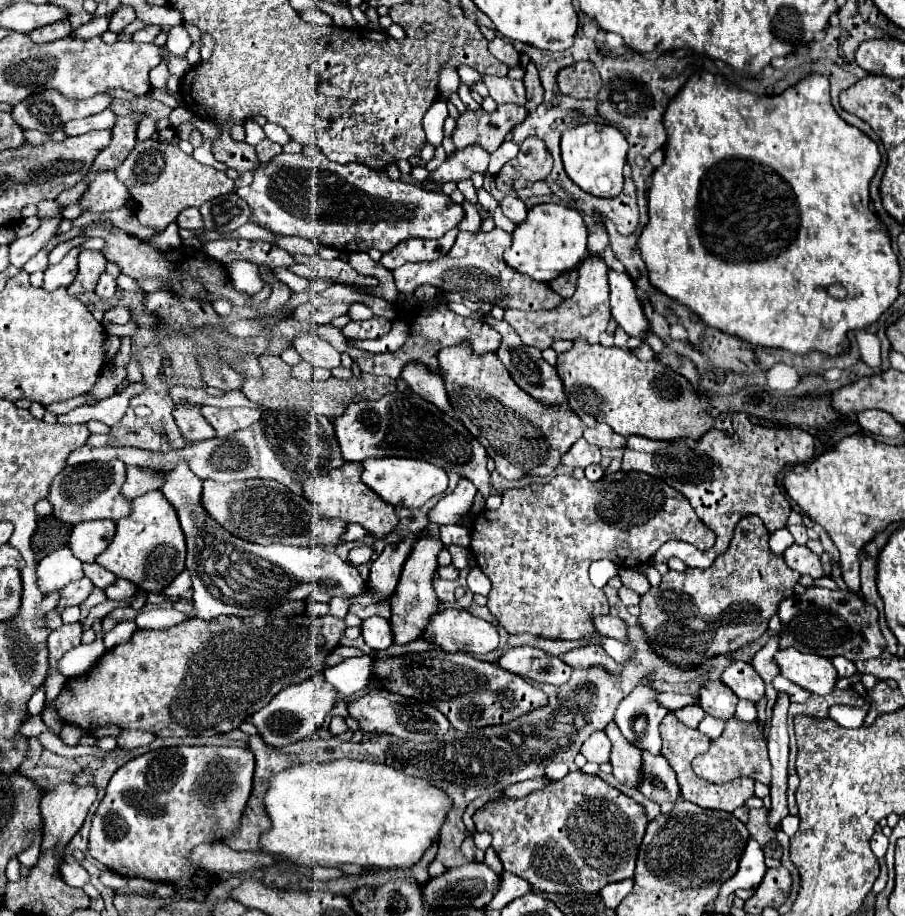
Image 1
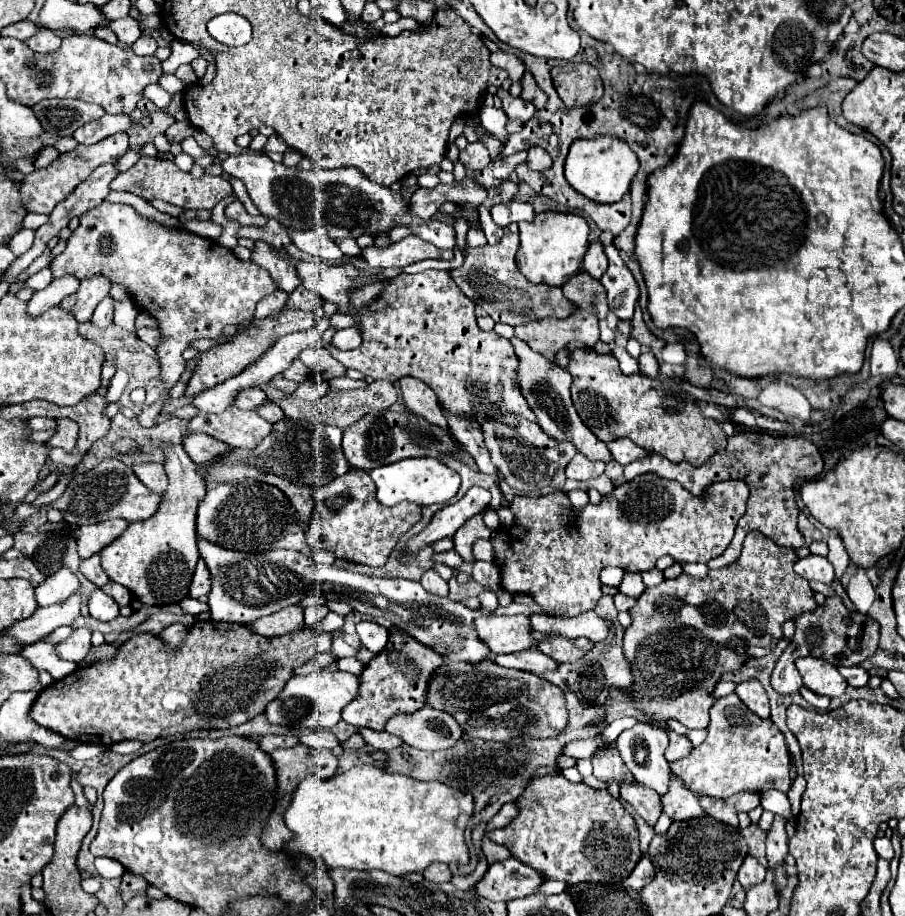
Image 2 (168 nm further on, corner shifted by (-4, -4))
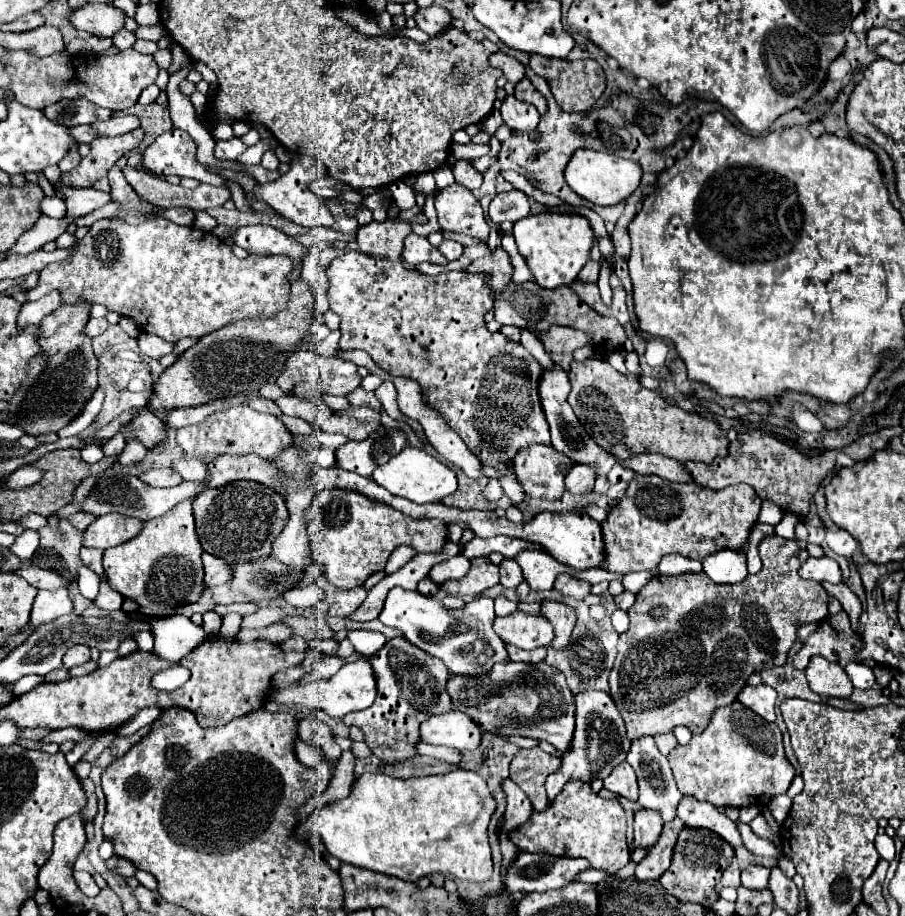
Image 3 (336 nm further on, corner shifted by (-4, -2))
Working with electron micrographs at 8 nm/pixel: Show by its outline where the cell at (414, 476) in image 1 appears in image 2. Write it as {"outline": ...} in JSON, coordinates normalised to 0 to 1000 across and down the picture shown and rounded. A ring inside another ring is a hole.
{"outline":[[[478,499],[467,501],[445,501],[434,508],[417,510],[410,514],[410,523],[417,532],[417,545],[421,551],[439,551],[443,547],[461,549],[465,553],[481,551],[481,549],[494,549],[507,534],[507,516],[496,512],[490,503]]]}

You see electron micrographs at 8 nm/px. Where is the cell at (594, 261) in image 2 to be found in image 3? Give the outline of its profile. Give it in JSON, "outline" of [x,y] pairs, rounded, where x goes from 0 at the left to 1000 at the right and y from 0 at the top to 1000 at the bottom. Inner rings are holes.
{"outline":[[[649,285],[649,289],[644,291],[642,300],[640,300],[640,307],[646,307],[646,309],[660,309],[662,305],[662,285]]]}

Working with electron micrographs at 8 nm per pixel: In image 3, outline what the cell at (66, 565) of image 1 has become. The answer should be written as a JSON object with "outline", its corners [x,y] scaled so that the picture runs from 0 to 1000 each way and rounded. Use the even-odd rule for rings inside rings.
{"outline":[[[74,641],[63,643],[63,645],[43,645],[36,656],[32,680],[36,687],[41,687],[43,682],[56,680],[67,671],[76,671],[78,667],[81,667],[81,658],[76,654]]]}

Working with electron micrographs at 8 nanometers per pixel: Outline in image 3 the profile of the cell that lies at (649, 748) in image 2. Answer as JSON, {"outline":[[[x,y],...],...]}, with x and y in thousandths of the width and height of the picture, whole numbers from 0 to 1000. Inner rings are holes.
{"outline":[[[708,805],[708,807],[699,809],[697,820],[693,824],[693,831],[702,840],[702,846],[704,846],[704,853],[706,853],[706,879],[713,881],[713,883],[728,885],[733,898],[744,896],[748,892],[748,879],[752,874],[752,866],[750,866],[750,861],[746,857],[741,837],[737,833],[737,829],[724,816],[724,809],[719,805]]]}

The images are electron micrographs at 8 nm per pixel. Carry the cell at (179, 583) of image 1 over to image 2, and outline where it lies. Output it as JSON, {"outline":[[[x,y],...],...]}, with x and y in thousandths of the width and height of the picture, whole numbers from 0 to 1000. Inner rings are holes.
{"outline":[[[220,612],[218,621],[213,626],[211,643],[209,643],[209,652],[213,652],[213,654],[220,654],[220,652],[224,652],[224,650],[231,647],[231,623],[227,619],[229,617],[224,612]]]}

